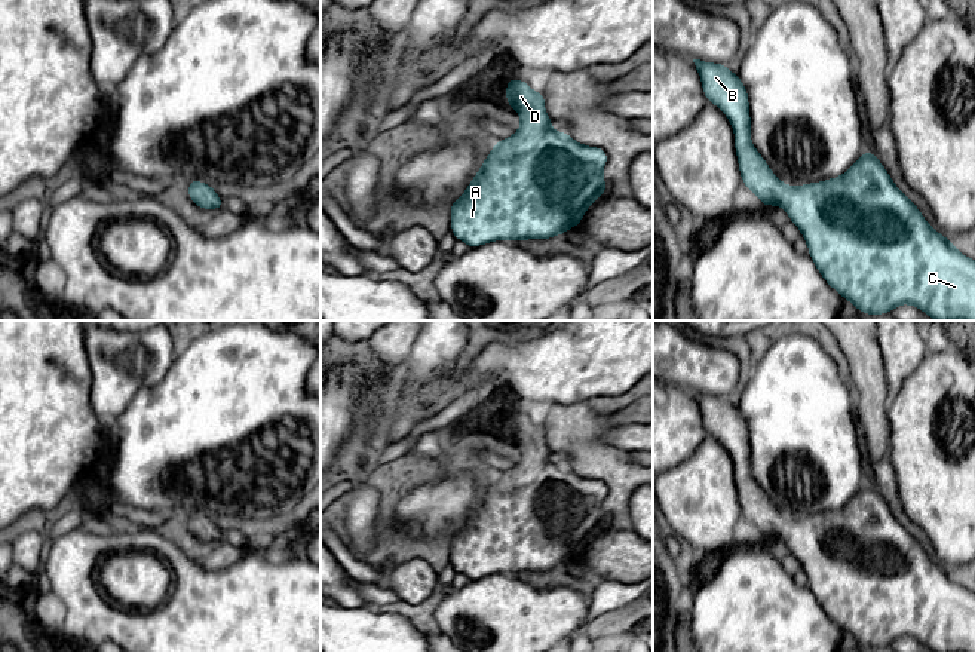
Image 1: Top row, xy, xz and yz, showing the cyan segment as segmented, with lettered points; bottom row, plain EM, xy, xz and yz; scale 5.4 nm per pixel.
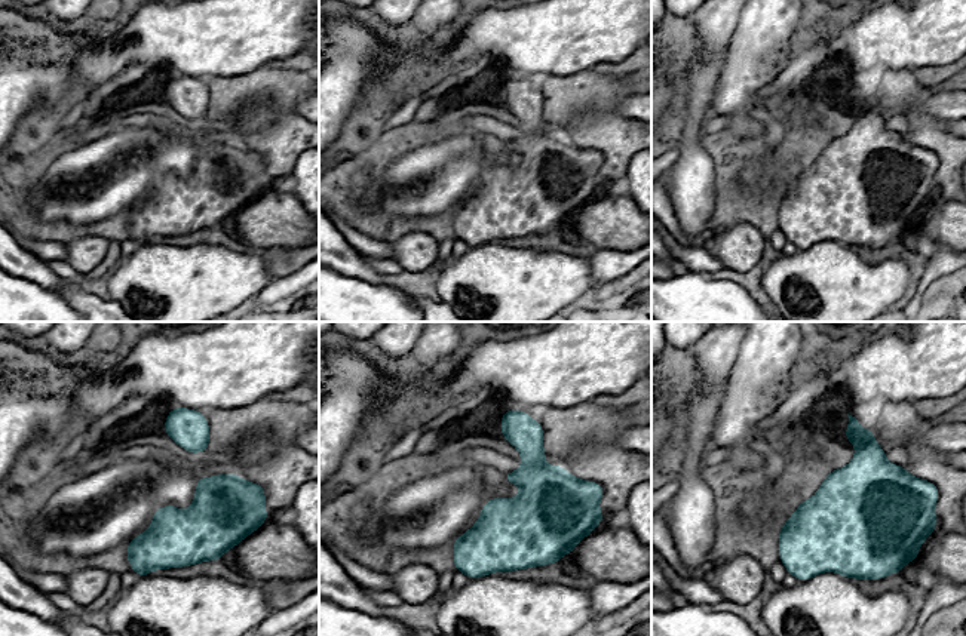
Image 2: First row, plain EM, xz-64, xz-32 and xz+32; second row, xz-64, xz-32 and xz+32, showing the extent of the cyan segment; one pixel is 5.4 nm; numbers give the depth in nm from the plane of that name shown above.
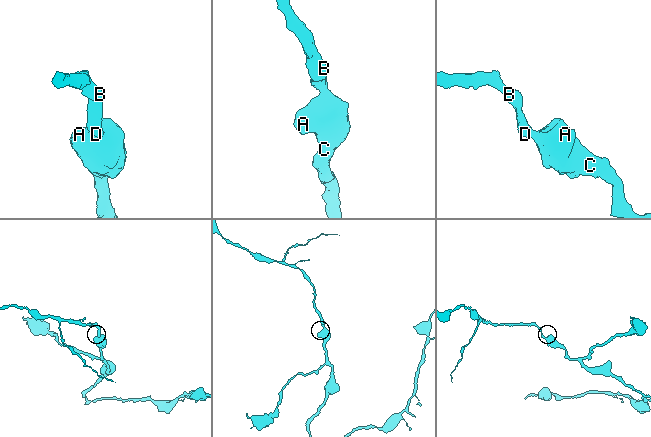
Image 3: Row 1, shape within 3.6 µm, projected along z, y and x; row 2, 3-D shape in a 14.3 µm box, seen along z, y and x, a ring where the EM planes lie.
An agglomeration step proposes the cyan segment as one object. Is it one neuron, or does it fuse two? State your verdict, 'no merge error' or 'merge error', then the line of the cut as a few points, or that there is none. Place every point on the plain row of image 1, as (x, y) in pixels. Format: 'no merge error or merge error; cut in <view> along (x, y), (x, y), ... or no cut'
no merge error; no cut

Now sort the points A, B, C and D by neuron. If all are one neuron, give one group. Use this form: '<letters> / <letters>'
A B C D

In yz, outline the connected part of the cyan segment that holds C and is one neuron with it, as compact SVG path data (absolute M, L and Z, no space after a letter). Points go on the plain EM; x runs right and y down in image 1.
M693 392L702 413L706 433L715 436L729 451L735 465L735 484L742 515L767 540L778 537L798 560L809 580L818 604L825 614L864 647L890 646L901 637L910 637L936 653L975 653L975 592L959 582L939 564L928 557L919 540L896 519L886 500L870 482L840 509L787 518L766 496L751 473L751 448L748 424L739 407L733 407L726 396Z

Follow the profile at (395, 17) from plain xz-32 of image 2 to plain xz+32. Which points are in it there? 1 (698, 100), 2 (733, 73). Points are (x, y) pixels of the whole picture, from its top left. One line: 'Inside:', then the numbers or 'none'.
Inside: 1

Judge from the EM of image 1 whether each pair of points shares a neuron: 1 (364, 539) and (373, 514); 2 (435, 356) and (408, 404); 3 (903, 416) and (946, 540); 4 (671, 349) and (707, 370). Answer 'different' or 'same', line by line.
1: same
2: same
3: same
4: same

